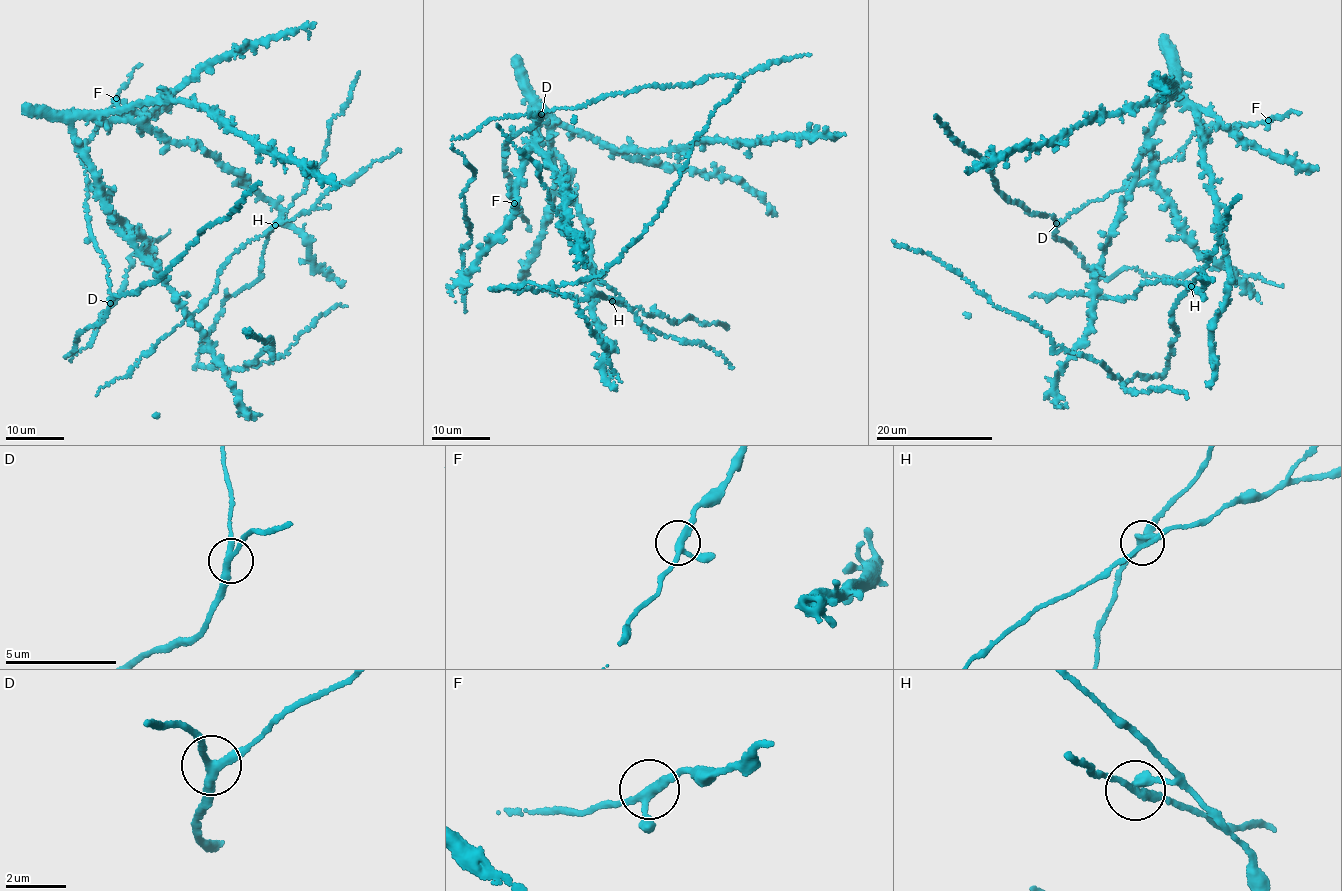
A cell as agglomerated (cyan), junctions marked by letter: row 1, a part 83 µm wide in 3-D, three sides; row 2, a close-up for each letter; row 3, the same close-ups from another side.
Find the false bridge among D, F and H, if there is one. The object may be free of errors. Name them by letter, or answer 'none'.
none

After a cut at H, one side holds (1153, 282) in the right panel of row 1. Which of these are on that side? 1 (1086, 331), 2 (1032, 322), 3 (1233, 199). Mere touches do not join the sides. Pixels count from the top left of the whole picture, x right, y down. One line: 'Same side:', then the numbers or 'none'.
Same side: 1

